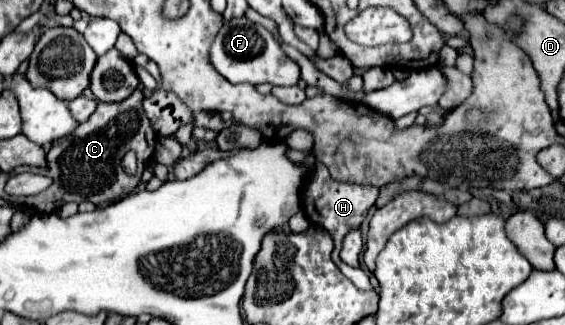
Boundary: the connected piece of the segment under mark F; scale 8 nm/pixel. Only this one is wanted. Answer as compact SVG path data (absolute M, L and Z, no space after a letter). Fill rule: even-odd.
M246 17L232 19L222 25L210 49L210 59L220 75L232 83L270 83L270 85L296 85L300 81L300 67L280 49L274 35Z

